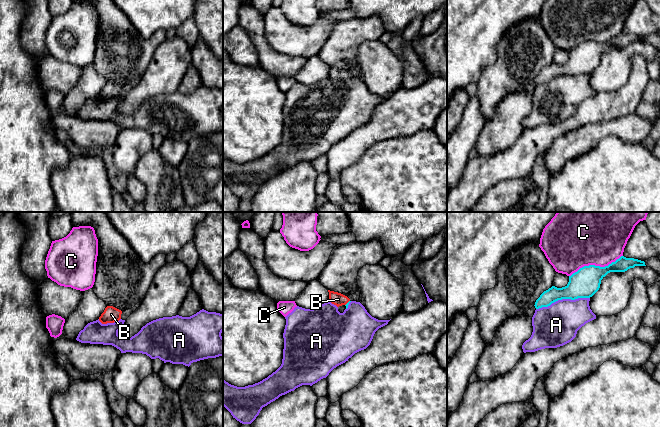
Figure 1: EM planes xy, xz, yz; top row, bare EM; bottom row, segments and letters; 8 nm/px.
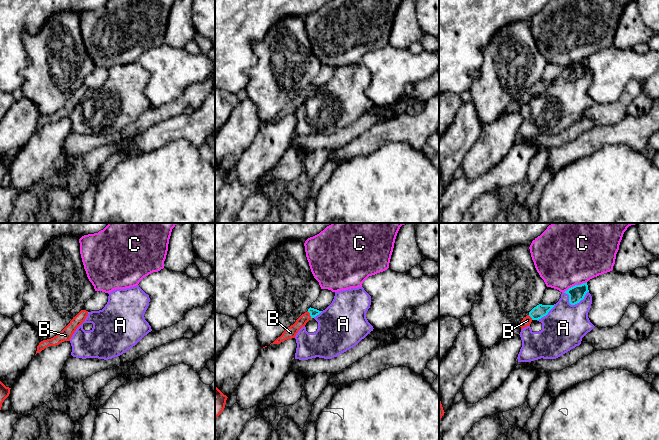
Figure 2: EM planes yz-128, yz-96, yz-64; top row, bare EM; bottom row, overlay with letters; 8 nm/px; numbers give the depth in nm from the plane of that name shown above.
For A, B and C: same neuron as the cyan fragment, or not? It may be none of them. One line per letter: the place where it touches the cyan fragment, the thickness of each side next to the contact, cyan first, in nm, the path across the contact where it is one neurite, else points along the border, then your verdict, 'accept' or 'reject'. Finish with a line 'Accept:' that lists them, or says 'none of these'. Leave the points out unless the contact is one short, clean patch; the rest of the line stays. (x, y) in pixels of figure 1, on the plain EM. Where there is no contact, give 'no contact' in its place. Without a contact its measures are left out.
A: yz (562, 74) | 240/340 nm | reject
B: xz (347, 79) | 20/110 nm | across xz (347, 80), (347, 79), (338, 75) | accept
C: yz (595, 42) | 240/360 nm | reject
Accept: B

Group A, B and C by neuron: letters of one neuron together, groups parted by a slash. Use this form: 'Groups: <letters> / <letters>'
Groups: A / B / C

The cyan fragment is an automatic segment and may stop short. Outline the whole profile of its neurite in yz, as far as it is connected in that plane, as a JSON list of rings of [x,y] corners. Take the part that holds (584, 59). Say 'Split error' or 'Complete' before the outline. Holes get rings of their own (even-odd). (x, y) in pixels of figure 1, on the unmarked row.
Complete. [[[621,32],[608,42],[595,41],[584,42],[569,52],[569,58],[565,63],[552,62],[544,67],[535,78],[535,84],[548,83],[552,79],[562,76],[578,74],[590,74],[600,64],[601,56],[610,48],[625,48],[635,42],[646,42],[644,37]]]

